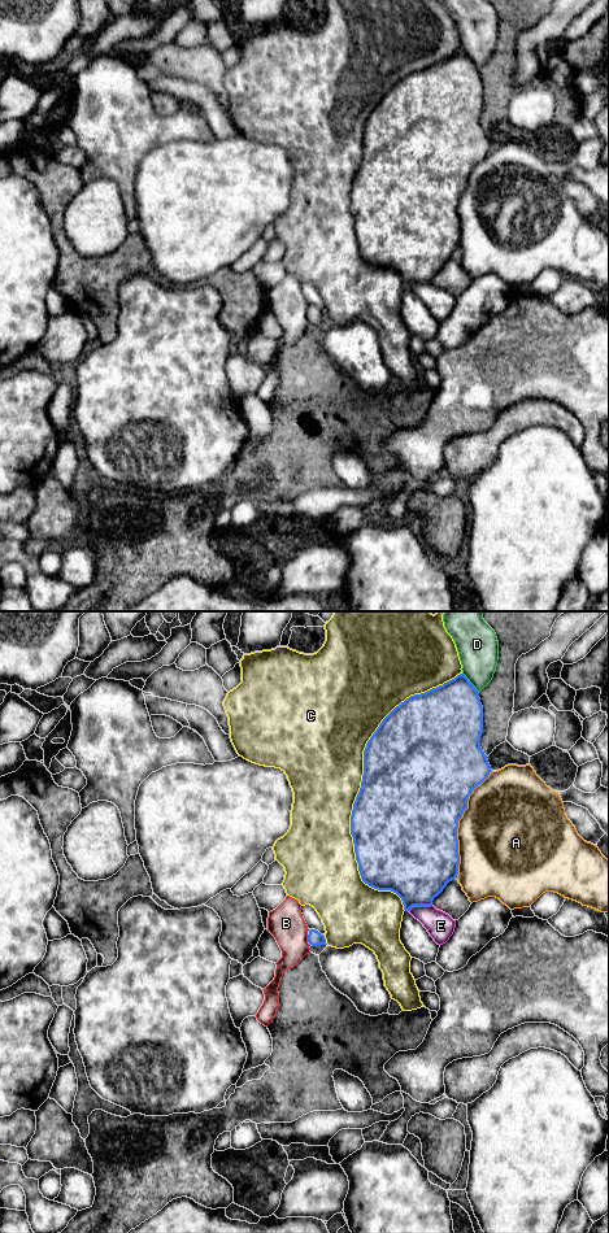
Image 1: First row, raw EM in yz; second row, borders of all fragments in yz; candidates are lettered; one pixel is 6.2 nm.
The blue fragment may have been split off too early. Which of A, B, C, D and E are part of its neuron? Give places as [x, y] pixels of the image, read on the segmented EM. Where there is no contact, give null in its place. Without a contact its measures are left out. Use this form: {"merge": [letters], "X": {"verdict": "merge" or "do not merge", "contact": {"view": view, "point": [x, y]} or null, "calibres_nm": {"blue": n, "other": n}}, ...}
{"merge": [], "A": {"verdict": "do not merge", "contact": {"view": "yz", "point": [457, 824]}, "calibres_nm": {"blue": 500, "other": 480}}, "B": {"verdict": "do not merge", "contact": {"view": "yz", "point": [308, 939]}, "calibres_nm": {"blue": 90, "other": 220}}, "C": {"verdict": "do not merge", "contact": {"view": "yz", "point": [361, 785]}, "calibres_nm": {"blue": 500, "other": 480}}, "D": {"verdict": "do not merge", "contact": {"view": "yz", "point": [470, 683]}, "calibres_nm": {"blue": 400, "other": 260}}, "E": {"verdict": "do not merge", "contact": {"view": "yz", "point": [420, 905]}, "calibres_nm": {"blue": 440, "other": 170}}}

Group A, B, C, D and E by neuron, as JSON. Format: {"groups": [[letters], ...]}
{"groups": [["A"], ["B"], ["C"], ["D"], ["E"]]}

